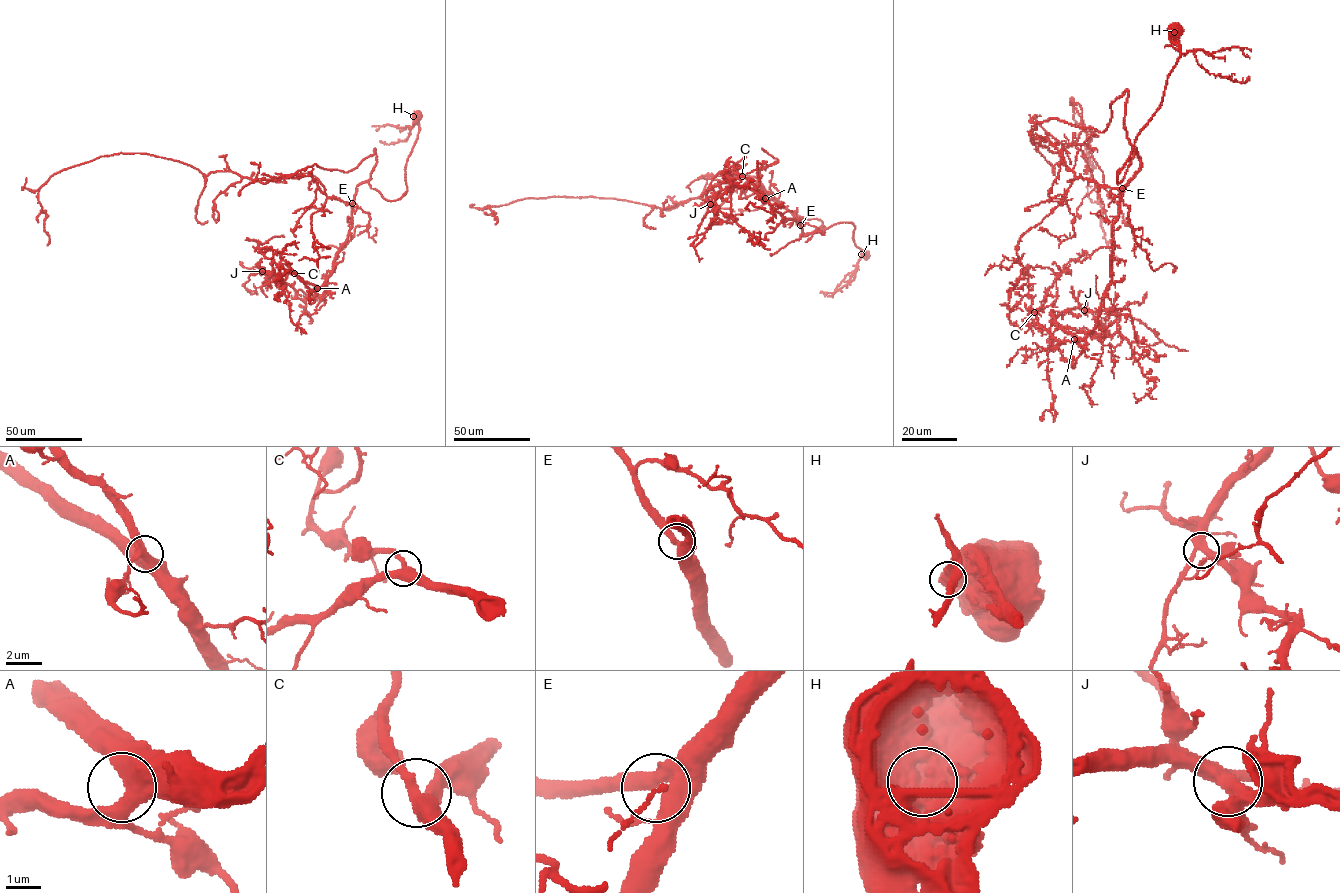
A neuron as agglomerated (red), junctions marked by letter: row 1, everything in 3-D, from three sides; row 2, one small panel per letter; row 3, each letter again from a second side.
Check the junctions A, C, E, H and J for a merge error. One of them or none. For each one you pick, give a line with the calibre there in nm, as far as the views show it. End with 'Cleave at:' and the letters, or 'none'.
H: 700 nm thick
Cleave at: H

